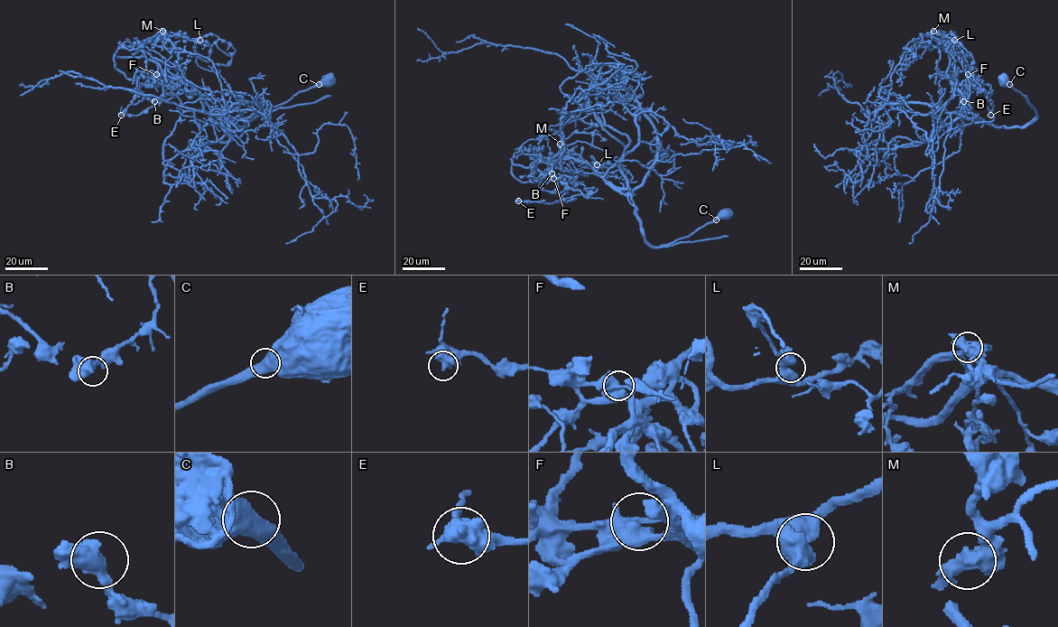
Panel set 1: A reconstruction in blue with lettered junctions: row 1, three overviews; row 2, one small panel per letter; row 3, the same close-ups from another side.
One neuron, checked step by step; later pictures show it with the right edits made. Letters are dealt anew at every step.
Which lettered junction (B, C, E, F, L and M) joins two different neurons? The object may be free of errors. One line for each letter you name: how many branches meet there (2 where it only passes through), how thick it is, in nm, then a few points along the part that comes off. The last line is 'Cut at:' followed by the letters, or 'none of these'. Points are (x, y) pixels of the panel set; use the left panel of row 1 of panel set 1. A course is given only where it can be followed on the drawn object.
F: Branches: 2. Thickness 550 nm. Course of the part to remove: (156, 74), (129, 79), (114, 54), (158, 63), (227, 125), (256, 110), (299, 154), (346, 125), (357, 180)
Cut at: F

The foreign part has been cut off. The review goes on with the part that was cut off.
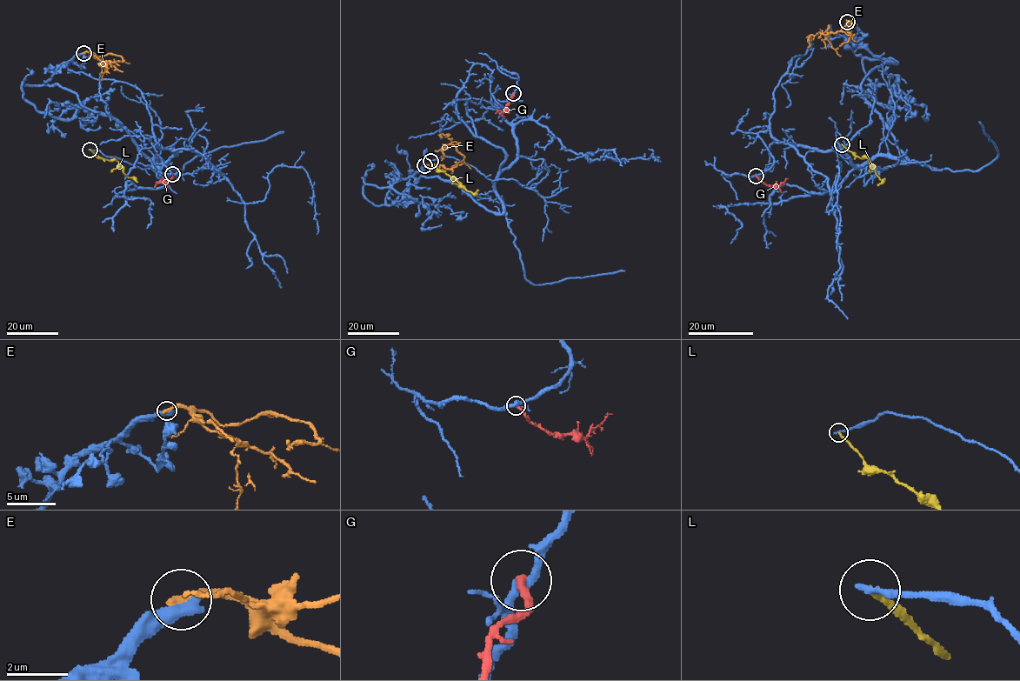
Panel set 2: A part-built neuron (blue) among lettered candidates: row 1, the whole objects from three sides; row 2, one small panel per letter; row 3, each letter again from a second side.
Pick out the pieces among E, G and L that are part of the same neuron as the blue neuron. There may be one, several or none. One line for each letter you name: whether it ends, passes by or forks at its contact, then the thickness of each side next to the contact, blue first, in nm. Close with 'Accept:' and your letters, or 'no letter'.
Accept: no letter

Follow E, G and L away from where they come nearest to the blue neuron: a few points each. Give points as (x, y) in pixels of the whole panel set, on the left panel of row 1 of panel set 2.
E: (83, 52), (95, 53), (98, 56), (113, 53), (123, 58), (123, 61), (103, 63), (101, 80)
G: (172, 175), (168, 182), (158, 183), (154, 187)
L: (90, 150), (97, 156), (116, 160), (123, 172), (136, 183)

